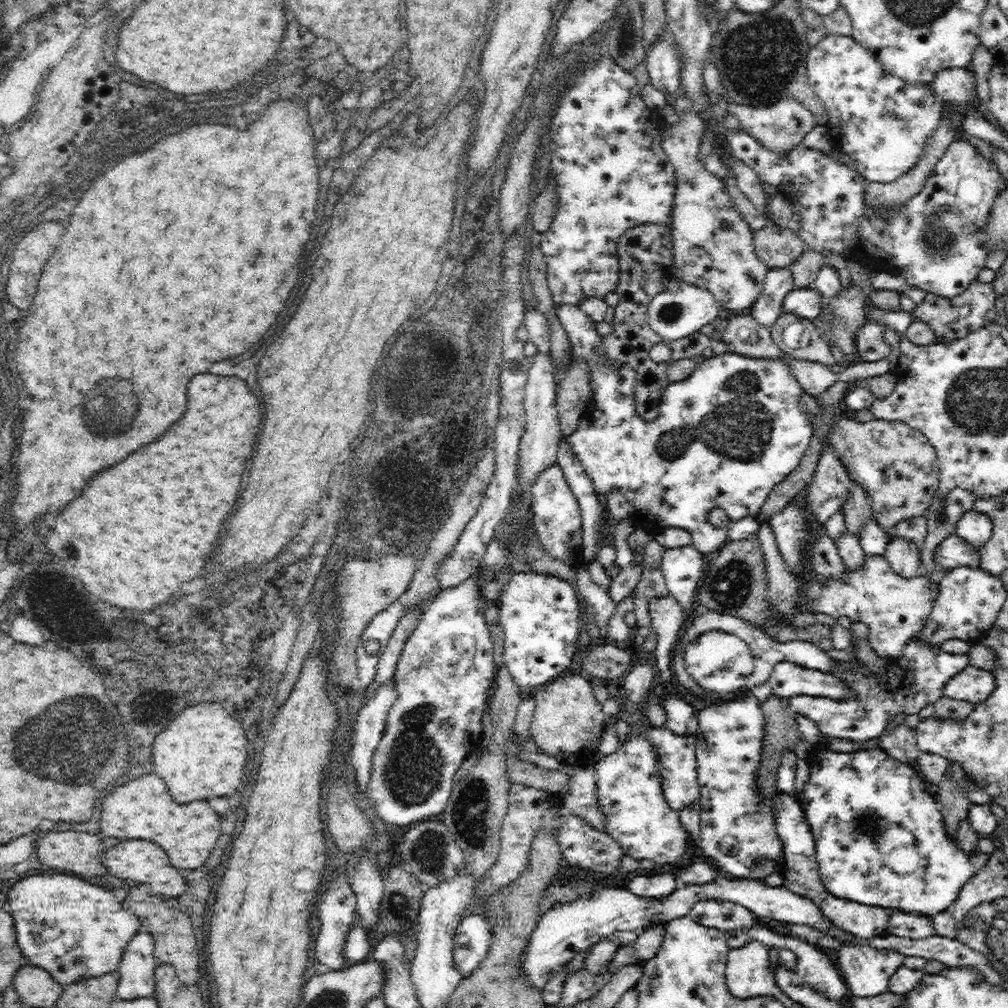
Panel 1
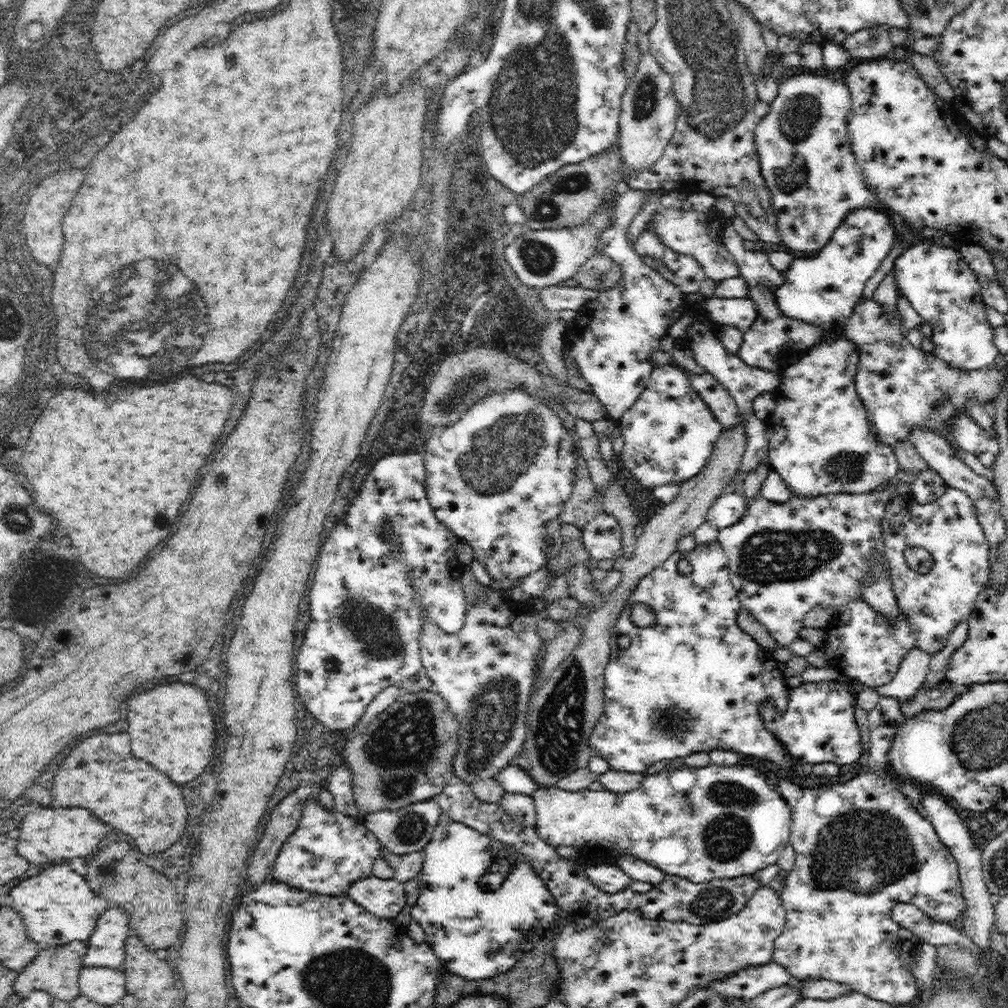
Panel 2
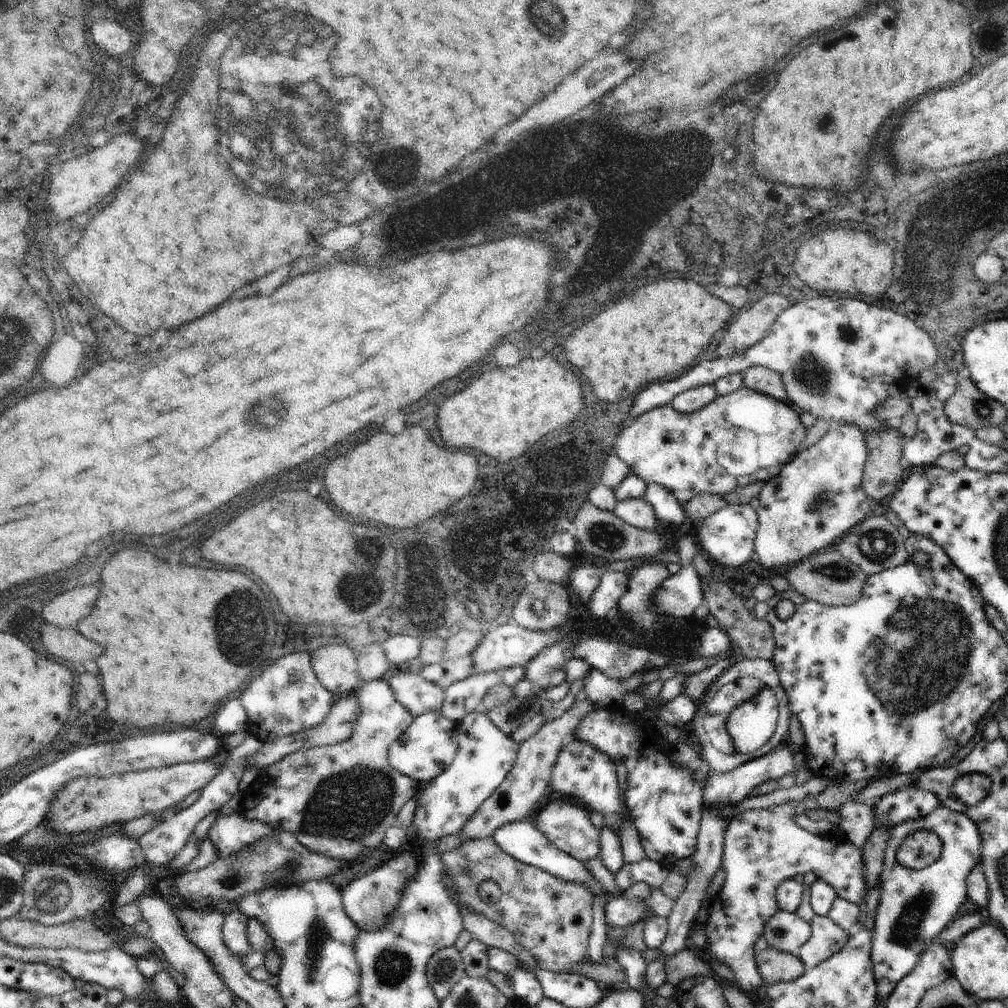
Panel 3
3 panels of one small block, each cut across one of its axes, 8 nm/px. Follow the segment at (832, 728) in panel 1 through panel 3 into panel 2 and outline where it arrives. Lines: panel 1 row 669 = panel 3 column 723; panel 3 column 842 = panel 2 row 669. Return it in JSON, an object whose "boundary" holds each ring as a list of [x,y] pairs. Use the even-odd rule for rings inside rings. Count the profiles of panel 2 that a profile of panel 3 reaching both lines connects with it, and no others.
{"boundary":[[[852,600],[842,612],[836,612],[832,624],[828,626],[828,642],[824,646],[826,656],[834,660],[836,668],[840,668],[848,678],[862,682],[866,690],[890,684],[910,650],[916,650],[916,632],[904,612],[900,610],[898,620],[892,624],[886,616],[866,604],[866,600]]]}

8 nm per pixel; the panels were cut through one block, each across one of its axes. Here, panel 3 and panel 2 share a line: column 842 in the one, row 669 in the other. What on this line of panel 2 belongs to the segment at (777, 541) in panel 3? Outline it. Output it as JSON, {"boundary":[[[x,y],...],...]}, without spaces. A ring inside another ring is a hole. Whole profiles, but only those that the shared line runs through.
{"boundary":[[[488,586],[488,594],[482,602],[474,602],[474,604],[466,604],[466,624],[462,626],[460,632],[456,634],[446,634],[442,630],[438,630],[438,626],[430,624],[430,616],[426,616],[426,610],[424,610],[424,618],[426,618],[426,624],[422,628],[422,636],[420,636],[420,652],[422,652],[422,664],[432,680],[432,686],[430,686],[430,692],[438,694],[446,704],[448,704],[448,710],[452,716],[456,716],[460,722],[462,722],[462,728],[458,730],[458,750],[456,750],[456,756],[454,756],[454,780],[456,782],[464,782],[464,784],[474,784],[478,780],[488,780],[488,778],[496,778],[496,774],[504,768],[510,766],[510,760],[520,752],[524,752],[524,742],[526,742],[526,712],[528,712],[528,704],[532,702],[532,696],[534,696],[534,690],[538,688],[538,666],[540,666],[540,660],[542,660],[542,654],[544,654],[544,640],[538,636],[538,624],[542,620],[542,614],[530,610],[526,604],[514,604],[510,592],[496,592],[492,590],[492,586]]]}

